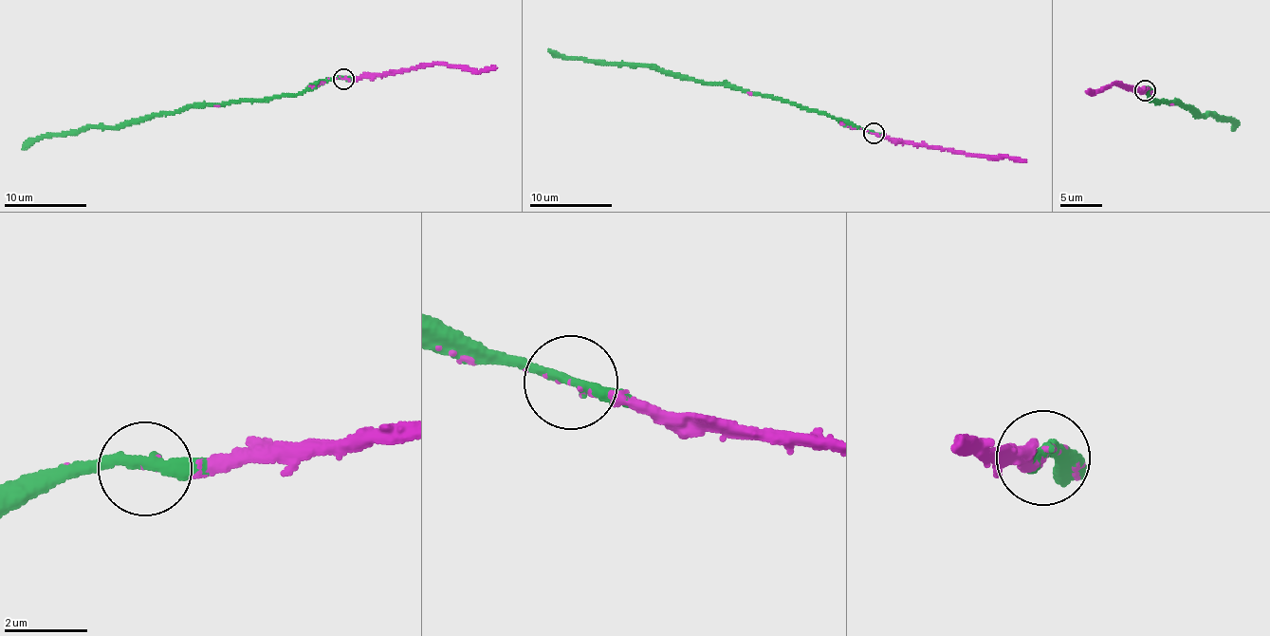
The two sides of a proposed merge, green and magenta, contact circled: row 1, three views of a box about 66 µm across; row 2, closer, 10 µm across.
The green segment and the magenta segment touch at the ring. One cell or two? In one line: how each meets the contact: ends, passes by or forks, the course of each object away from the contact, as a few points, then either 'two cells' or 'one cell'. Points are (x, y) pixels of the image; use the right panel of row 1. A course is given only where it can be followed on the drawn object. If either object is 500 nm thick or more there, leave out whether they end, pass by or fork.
green passes by | magenta passes by | green via (1146, 90), (1152, 90), (1150, 100), (1159, 103), (1179, 102), (1198, 114), (1234, 119), (1233, 130) | magenta via (1146, 90), (1140, 93), (1141, 90), (1128, 90), (1115, 84), (1088, 94), (1087, 91) | one cell

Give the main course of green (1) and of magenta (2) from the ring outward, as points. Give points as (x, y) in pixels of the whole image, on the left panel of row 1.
1: (343, 79), (316, 82), (296, 94), (197, 104), (118, 125), (87, 124), (78, 130), (42, 135), (22, 149)
2: (343, 79), (354, 82), (361, 77), (395, 75), (434, 64), (486, 71), (496, 67)

